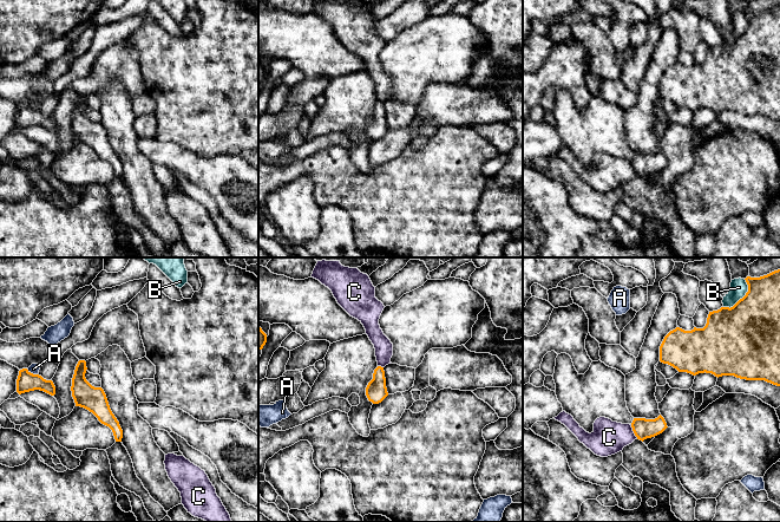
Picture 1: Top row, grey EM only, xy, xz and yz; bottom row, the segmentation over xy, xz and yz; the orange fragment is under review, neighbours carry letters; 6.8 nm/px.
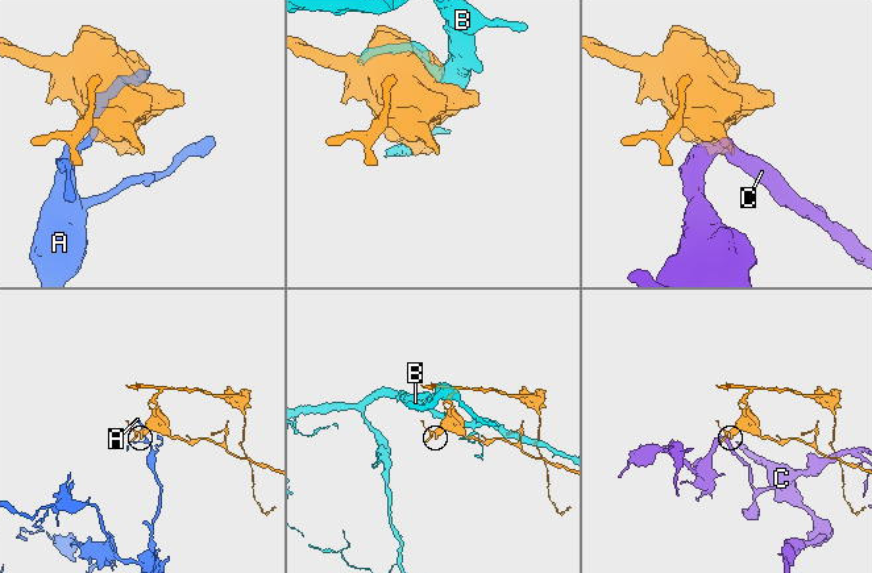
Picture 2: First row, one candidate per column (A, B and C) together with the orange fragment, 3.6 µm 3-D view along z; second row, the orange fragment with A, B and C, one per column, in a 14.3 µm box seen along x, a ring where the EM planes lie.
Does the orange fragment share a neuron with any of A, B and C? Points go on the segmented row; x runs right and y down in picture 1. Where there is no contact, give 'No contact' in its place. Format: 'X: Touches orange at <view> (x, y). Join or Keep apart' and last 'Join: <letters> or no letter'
A: Touches orange at xy (32, 373). Keep apart
B: Touches orange at yz (742, 298). Keep apart
C: Touches orange at yz (633, 430). Keep apart
Join: no letter

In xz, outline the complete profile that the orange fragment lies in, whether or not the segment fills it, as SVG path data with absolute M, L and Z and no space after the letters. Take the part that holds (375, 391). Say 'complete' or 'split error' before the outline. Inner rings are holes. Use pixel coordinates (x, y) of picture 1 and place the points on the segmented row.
complete; M378 366L374 370L373 379L366 387L366 396L373 404L381 403L388 396L384 367Z

